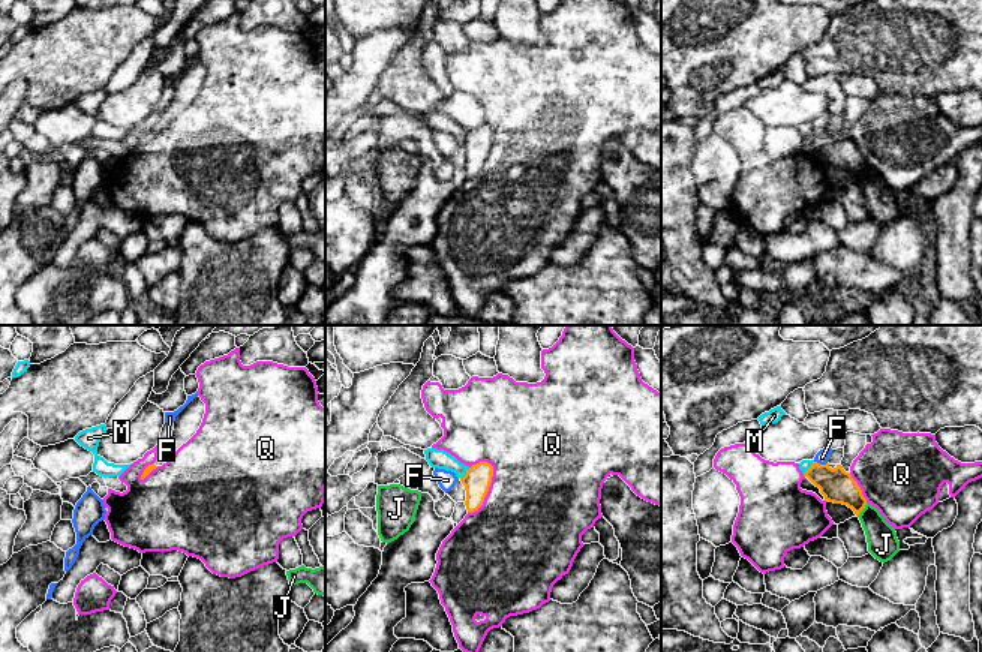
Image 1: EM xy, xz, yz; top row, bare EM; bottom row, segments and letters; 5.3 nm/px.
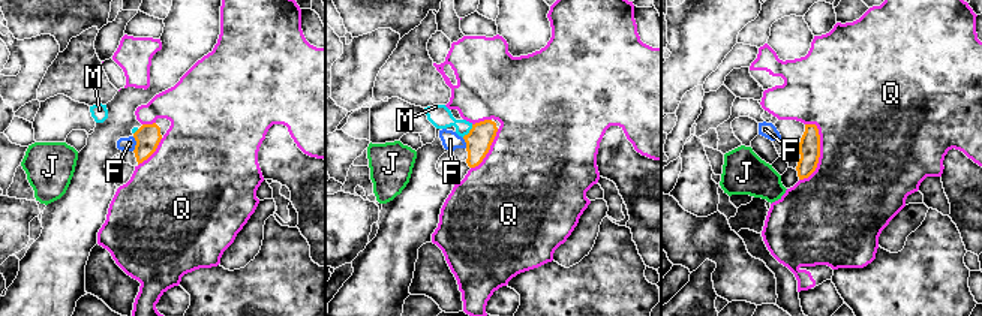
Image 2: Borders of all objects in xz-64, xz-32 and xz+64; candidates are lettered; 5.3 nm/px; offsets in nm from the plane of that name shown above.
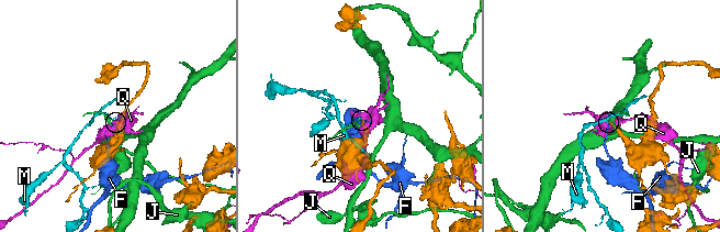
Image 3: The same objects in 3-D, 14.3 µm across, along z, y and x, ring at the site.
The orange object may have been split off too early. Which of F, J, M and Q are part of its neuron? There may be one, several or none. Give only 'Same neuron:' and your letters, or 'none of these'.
Same neuron: none of these

